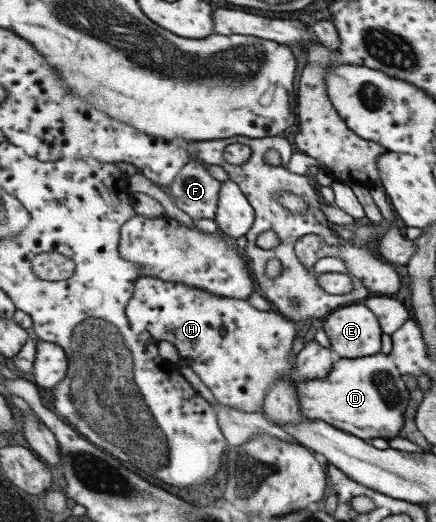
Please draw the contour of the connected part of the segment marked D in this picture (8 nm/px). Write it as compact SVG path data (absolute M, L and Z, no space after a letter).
M377 353L357 359L335 357L326 378L295 380L295 385L306 417L323 420L363 441L371 438L388 440L396 437L402 428L402 413L409 400L409 390L387 354Z

